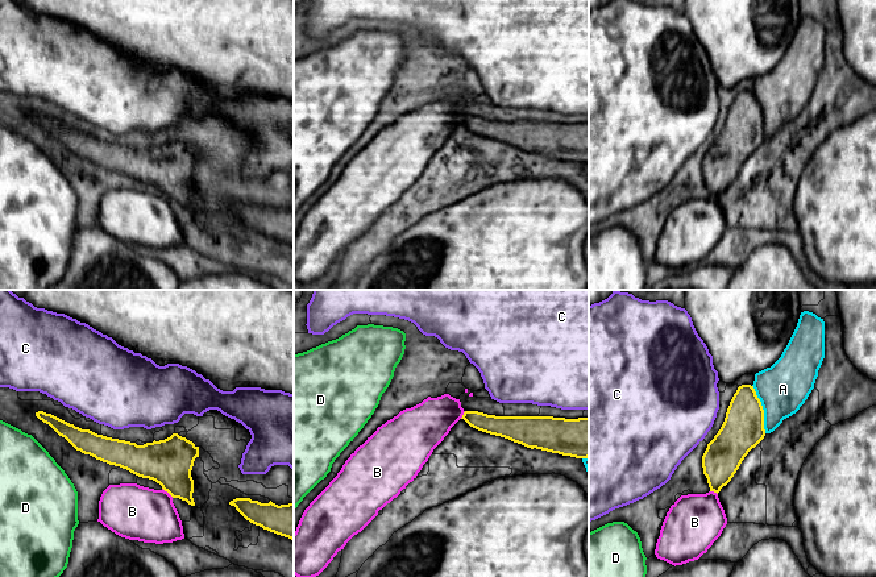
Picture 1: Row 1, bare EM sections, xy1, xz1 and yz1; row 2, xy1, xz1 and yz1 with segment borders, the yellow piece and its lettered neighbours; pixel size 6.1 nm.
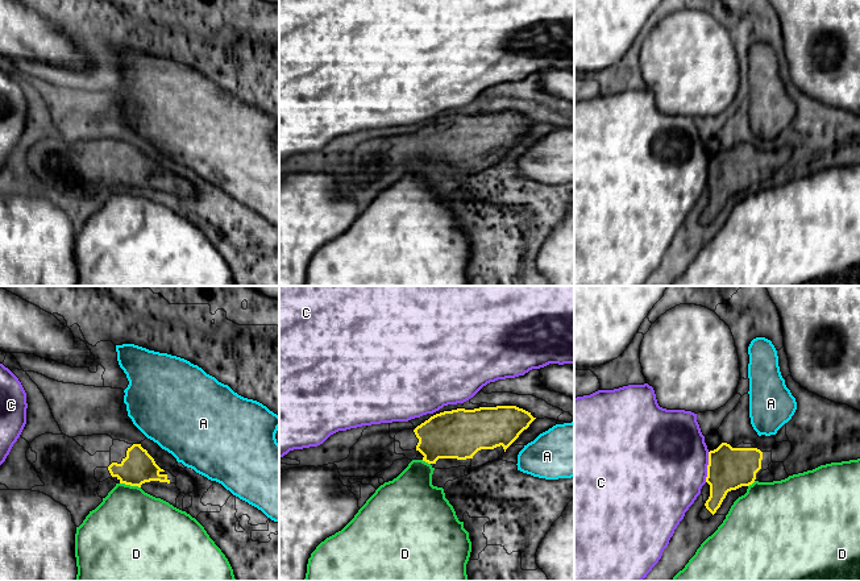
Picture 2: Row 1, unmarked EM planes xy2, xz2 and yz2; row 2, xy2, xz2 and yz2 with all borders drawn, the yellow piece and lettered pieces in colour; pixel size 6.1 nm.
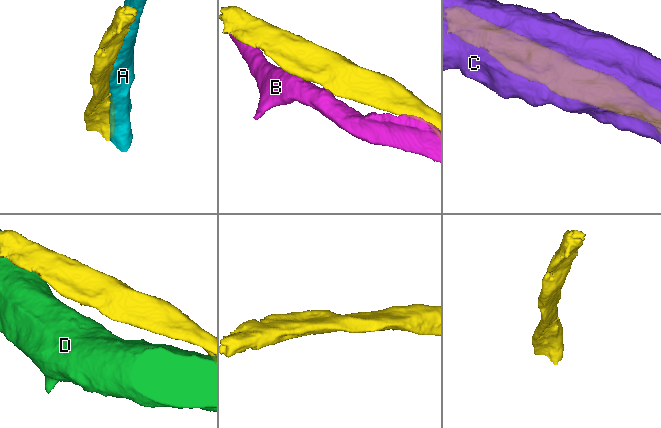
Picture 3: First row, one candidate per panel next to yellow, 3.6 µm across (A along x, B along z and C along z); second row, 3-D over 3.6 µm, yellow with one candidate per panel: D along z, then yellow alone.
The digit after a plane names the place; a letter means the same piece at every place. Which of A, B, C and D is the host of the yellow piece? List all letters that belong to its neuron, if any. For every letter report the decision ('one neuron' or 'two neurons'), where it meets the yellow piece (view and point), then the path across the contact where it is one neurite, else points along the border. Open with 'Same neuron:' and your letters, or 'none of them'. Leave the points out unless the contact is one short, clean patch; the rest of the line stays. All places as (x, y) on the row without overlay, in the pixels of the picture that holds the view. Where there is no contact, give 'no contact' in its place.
Same neuron: none of them
A: two neurons; contact yz1 (762, 113)
B: two neurons; contact xy1 (167, 196); border xy1 (162, 192), (173, 202)
C: two neurons; contact yz2 (707, 171)
D: two neurons; contact xy2 (131, 190); border xy2 (120, 187), (140, 193)

